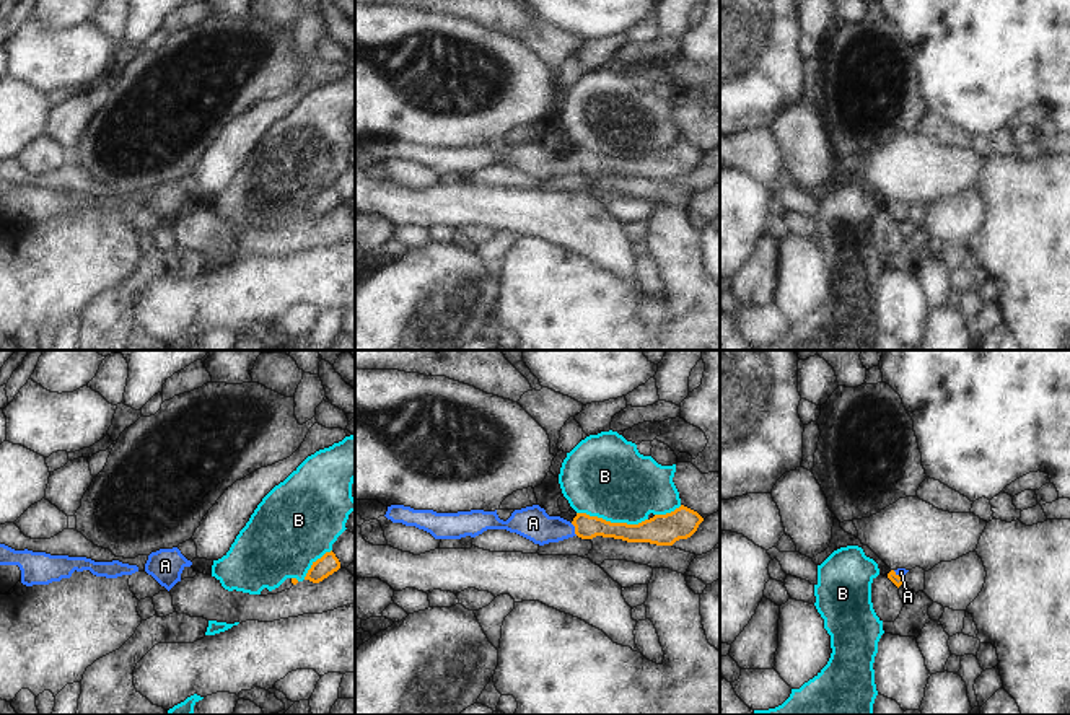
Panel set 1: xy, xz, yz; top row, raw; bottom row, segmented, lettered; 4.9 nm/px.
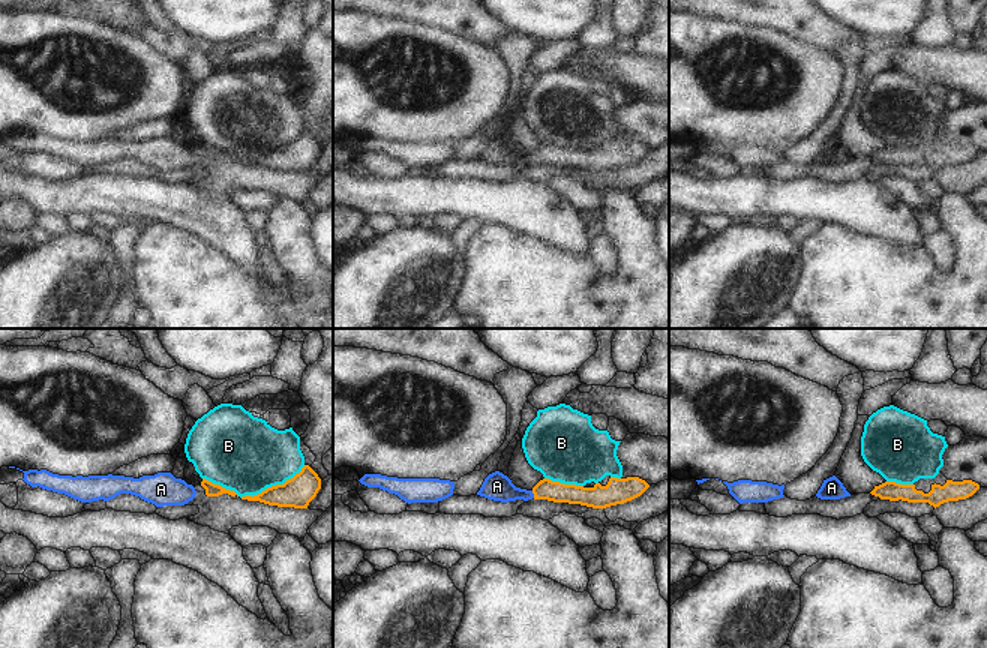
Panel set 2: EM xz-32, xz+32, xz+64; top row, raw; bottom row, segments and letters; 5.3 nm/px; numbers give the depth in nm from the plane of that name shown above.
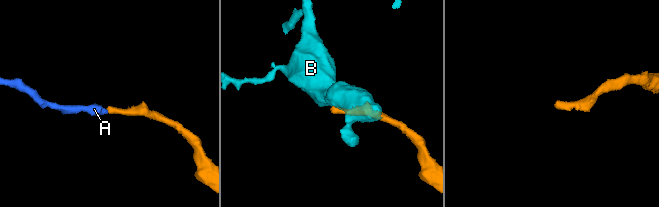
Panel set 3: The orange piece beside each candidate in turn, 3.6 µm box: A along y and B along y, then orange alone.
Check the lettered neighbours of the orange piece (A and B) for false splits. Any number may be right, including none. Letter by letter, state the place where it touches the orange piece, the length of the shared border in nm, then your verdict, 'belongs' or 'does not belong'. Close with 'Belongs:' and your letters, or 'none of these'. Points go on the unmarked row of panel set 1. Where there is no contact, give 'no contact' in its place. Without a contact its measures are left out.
A: xz (575, 165) | 70 nm | belongs
B: xz (613, 158) | 360 nm | does not belong
Belongs: A

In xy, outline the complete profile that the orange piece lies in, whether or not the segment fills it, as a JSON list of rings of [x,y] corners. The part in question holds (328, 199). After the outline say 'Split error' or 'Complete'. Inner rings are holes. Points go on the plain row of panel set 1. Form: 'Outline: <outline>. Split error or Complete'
Outline: [[[331,186],[331,187],[326,187],[316,197],[313,197],[313,200],[308,205],[305,215],[309,215],[313,218],[319,218],[324,213],[327,213],[329,210],[332,210],[334,207],[337,207],[339,204],[340,204],[340,197],[335,192],[335,189]]]. Complete.

